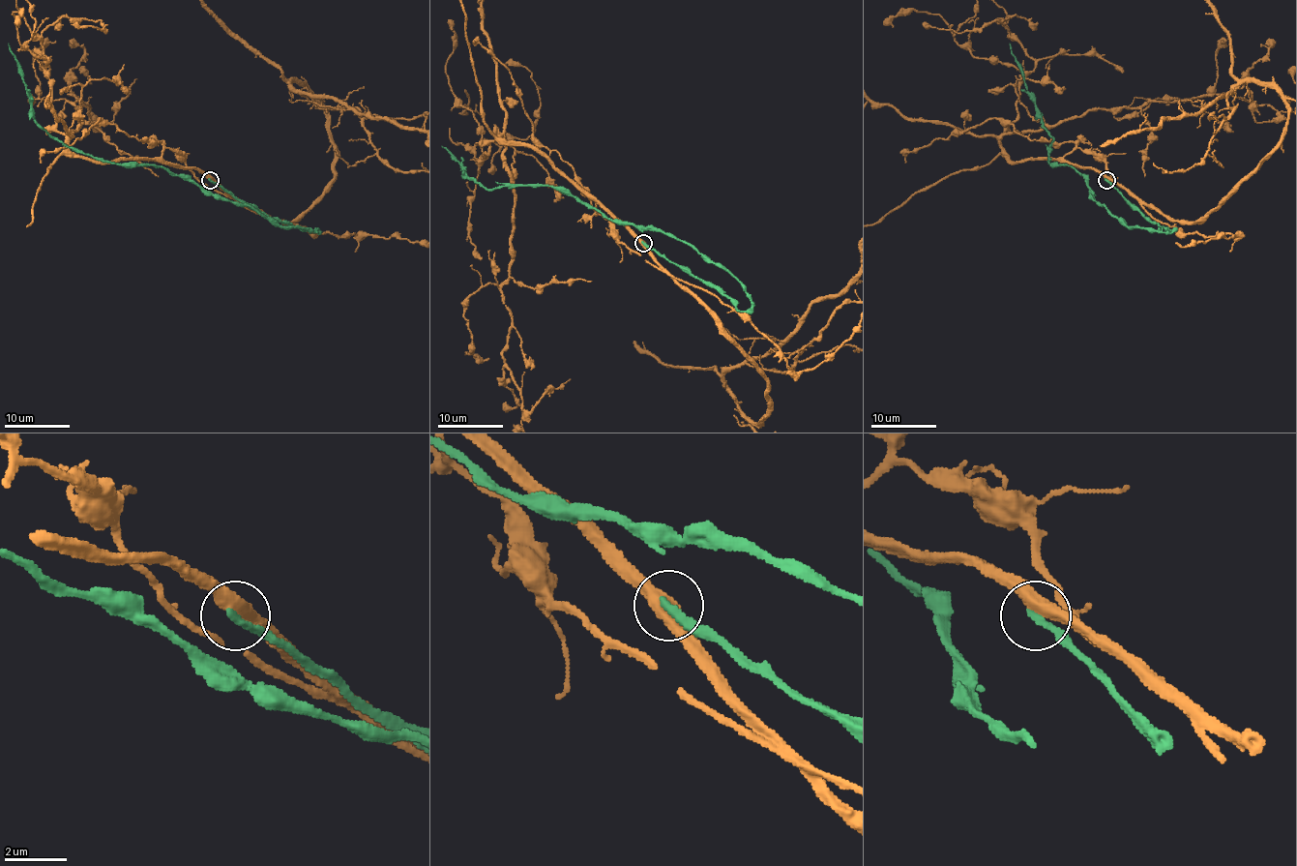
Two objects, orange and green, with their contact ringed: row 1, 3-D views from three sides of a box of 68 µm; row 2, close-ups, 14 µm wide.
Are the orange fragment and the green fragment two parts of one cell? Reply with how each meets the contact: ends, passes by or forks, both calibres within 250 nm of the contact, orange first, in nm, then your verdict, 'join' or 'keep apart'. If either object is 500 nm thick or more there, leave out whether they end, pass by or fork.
orange passes by; green ends; calibres 480 and 280 nm; keep apart

